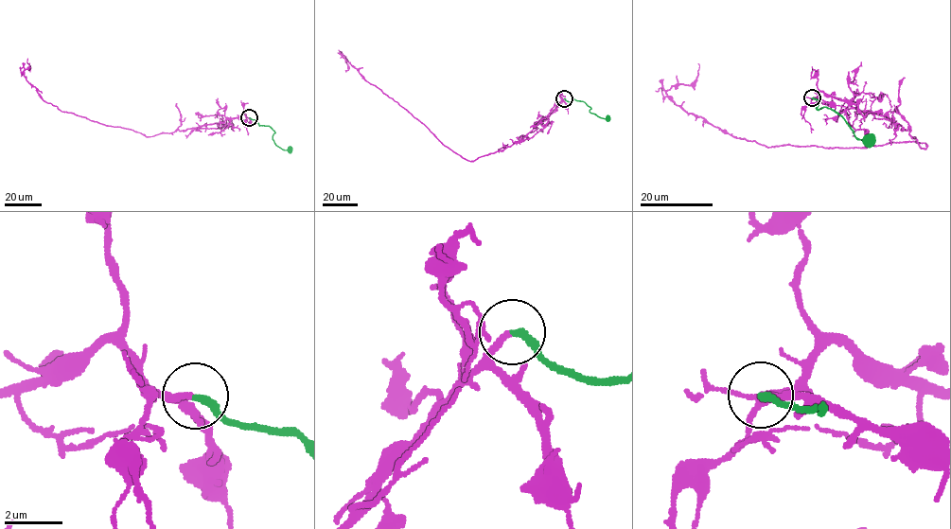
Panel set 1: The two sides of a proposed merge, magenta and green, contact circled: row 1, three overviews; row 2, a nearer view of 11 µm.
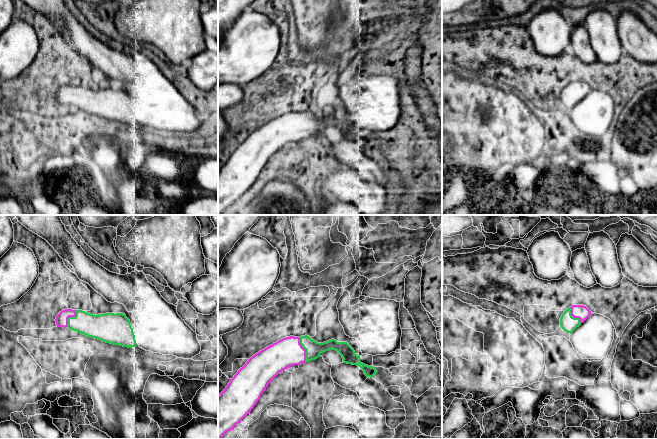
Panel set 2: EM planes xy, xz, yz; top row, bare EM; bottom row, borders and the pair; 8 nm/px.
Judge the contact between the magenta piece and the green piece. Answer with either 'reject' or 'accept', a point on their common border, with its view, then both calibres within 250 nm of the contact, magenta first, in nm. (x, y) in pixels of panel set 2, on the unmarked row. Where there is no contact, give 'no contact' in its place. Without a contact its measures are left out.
accept; meets magenta in xz at (304, 125); 220 nm thick on the magenta side, 130 nm on the other

